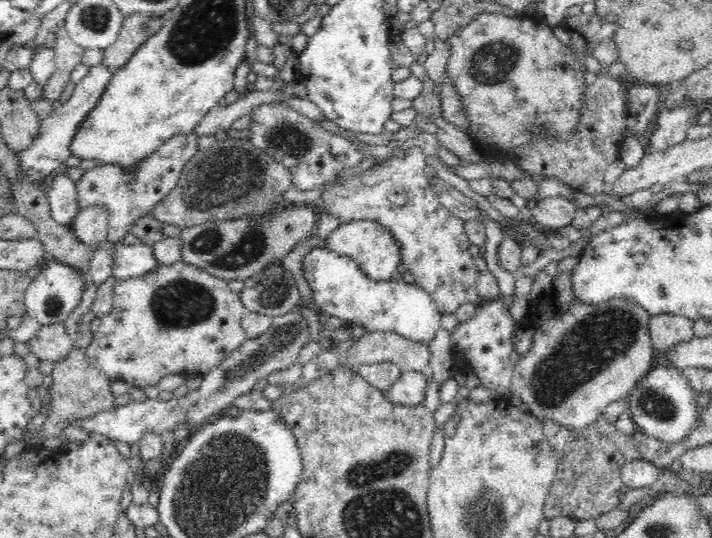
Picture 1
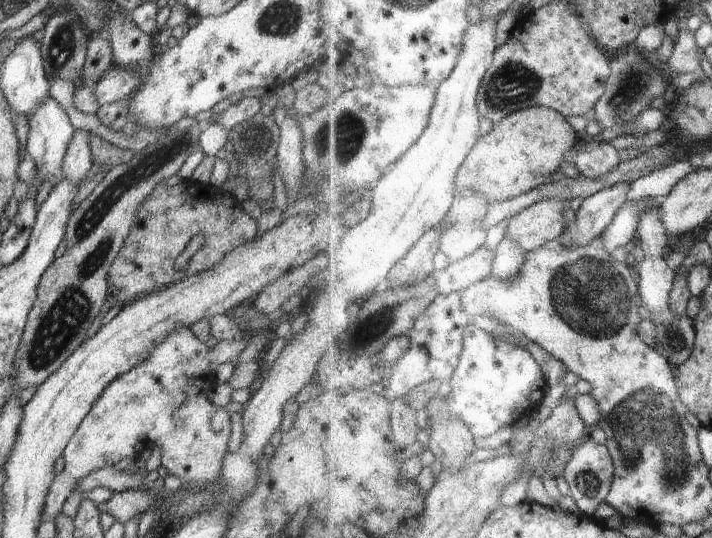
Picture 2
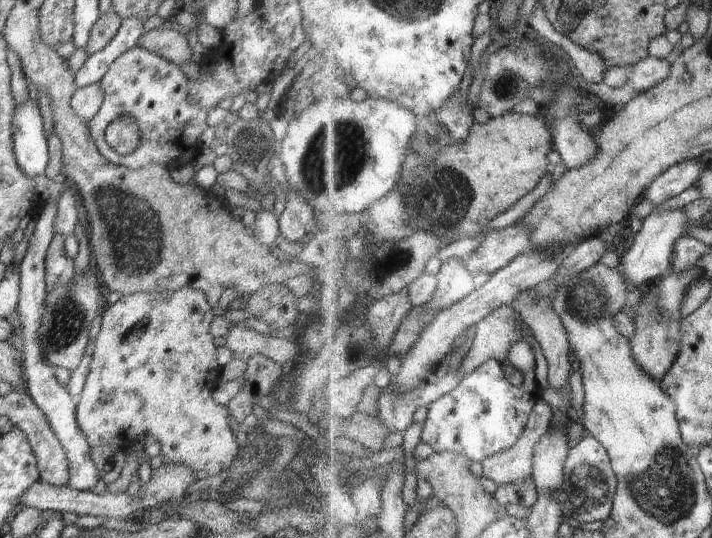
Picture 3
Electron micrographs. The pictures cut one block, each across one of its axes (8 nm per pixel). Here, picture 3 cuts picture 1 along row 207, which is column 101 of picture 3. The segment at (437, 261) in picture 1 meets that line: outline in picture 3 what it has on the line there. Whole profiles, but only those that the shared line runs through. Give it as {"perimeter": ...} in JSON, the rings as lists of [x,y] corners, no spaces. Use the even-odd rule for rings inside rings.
{"perimeter":[[[182,289],[176,290],[176,292],[164,290],[164,292],[146,292],[146,294],[122,296],[115,304],[108,305],[101,315],[102,322],[98,336],[95,338],[90,371],[86,377],[82,392],[76,398],[75,405],[76,422],[82,434],[86,436],[88,446],[90,448],[96,448],[96,446],[118,446],[118,448],[126,450],[136,444],[140,434],[147,434],[148,436],[154,436],[158,440],[158,444],[160,444],[160,455],[163,456],[162,466],[164,464],[172,464],[172,462],[186,464],[186,468],[192,470],[196,482],[215,476],[222,470],[227,470],[228,466],[232,465],[234,456],[238,454],[239,446],[233,430],[230,428],[228,420],[229,410],[227,407],[220,406],[212,396],[220,383],[221,366],[218,364],[218,360],[216,360],[217,346],[214,345],[214,337],[209,328],[212,319],[216,315],[216,309],[208,302],[204,293],[198,292],[198,290]]]}

